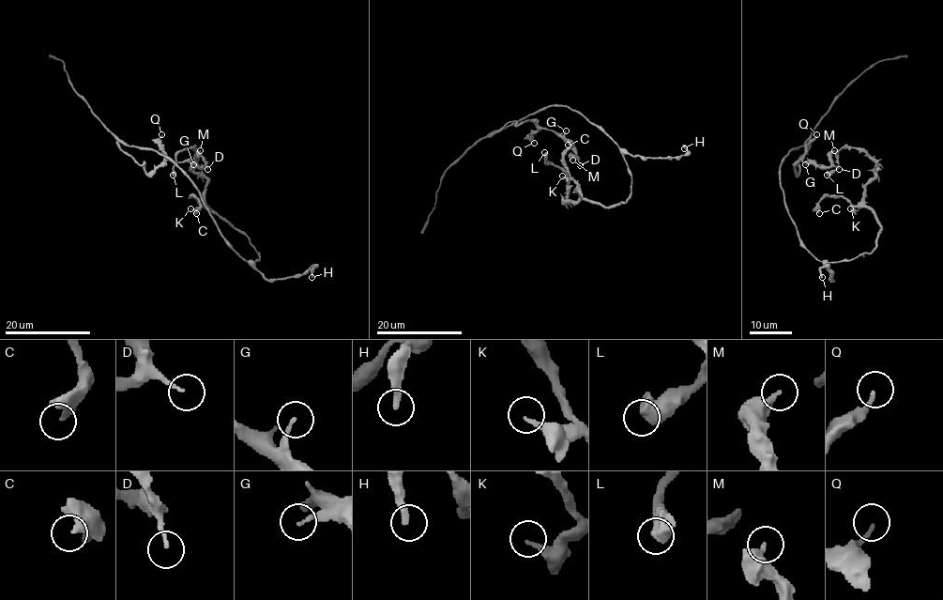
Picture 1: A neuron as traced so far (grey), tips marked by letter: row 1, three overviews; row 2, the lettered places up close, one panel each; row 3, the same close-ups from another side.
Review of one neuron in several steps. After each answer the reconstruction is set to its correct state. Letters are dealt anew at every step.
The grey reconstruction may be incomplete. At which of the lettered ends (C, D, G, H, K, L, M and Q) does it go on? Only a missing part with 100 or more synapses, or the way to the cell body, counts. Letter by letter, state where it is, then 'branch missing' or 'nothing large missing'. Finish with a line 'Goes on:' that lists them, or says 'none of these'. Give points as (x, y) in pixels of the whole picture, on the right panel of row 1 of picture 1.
C: (819, 213) | nothing large missing
D: (839, 169) | nothing large missing
G: (805, 164) | nothing large missing
H: (822, 277) | nothing large missing
K: (850, 208) | nothing large missing
L: (827, 175) | nothing large missing
M: (834, 150) | nothing large missing
Q: (816, 134) | nothing large missing
Goes on: none of these

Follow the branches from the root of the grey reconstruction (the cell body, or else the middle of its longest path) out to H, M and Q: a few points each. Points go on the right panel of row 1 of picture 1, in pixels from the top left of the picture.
H: (798, 234), (799, 242), (822, 262), (830, 280), (831, 269), (828, 266), (823, 267), (822, 277)
M: (798, 234), (780, 165), (808, 140), (798, 173), (800, 160), (828, 166), (834, 150)
Q: (798, 234), (784, 203), (780, 165), (810, 140), (811, 147), (796, 164), (798, 173), (795, 165), (816, 134)

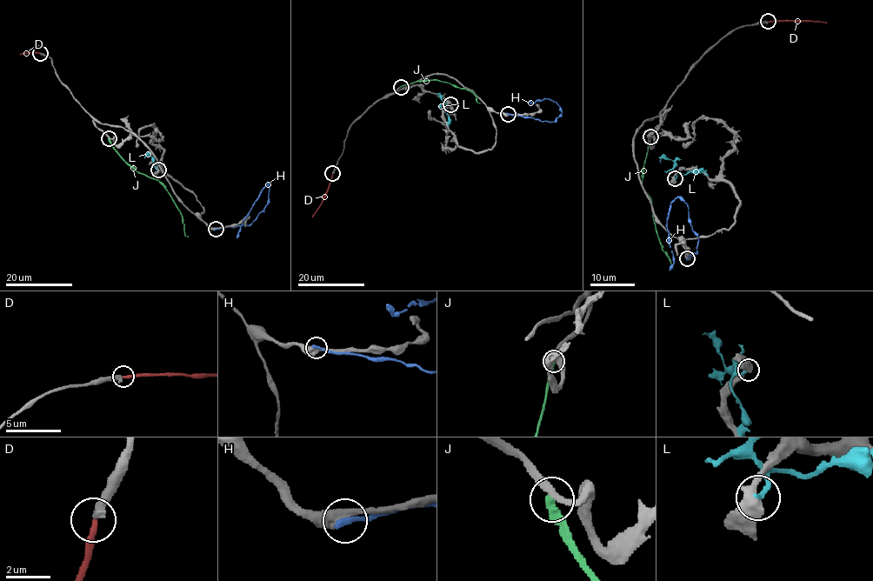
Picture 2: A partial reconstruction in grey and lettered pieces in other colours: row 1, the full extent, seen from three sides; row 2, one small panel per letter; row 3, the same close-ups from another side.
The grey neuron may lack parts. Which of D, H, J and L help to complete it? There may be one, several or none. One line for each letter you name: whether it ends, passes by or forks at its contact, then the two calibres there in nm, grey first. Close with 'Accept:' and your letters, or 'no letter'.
D: it ends | 440/260 nm
Accept: D

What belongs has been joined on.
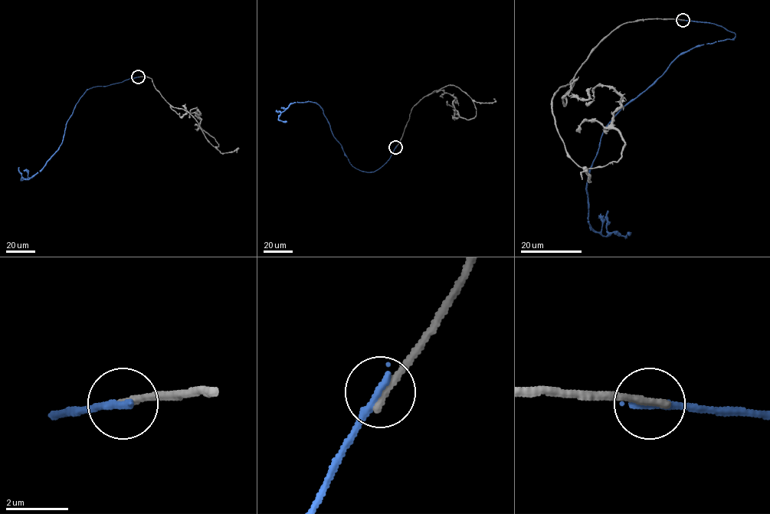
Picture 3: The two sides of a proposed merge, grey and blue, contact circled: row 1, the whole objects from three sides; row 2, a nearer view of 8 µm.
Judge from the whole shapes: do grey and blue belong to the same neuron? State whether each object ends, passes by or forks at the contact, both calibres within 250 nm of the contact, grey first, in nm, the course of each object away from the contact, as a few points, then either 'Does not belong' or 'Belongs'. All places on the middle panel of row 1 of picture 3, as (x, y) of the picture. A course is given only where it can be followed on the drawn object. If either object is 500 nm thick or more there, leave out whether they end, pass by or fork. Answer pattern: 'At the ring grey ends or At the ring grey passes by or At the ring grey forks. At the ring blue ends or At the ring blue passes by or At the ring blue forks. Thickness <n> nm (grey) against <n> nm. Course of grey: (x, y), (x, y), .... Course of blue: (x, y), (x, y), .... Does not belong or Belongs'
At the ring grey ends. At the ring blue ends. Thickness 300 nm (grey) against 320 nm. Course of grey: (396, 147), (411, 110), (447, 85), (472, 99), (476, 116), (453, 118), (447, 101). Course of blue: (396, 147), (378, 168), (360, 171), (350, 164), (316, 103), (293, 103), (278, 118), (286, 122). Does not belong

